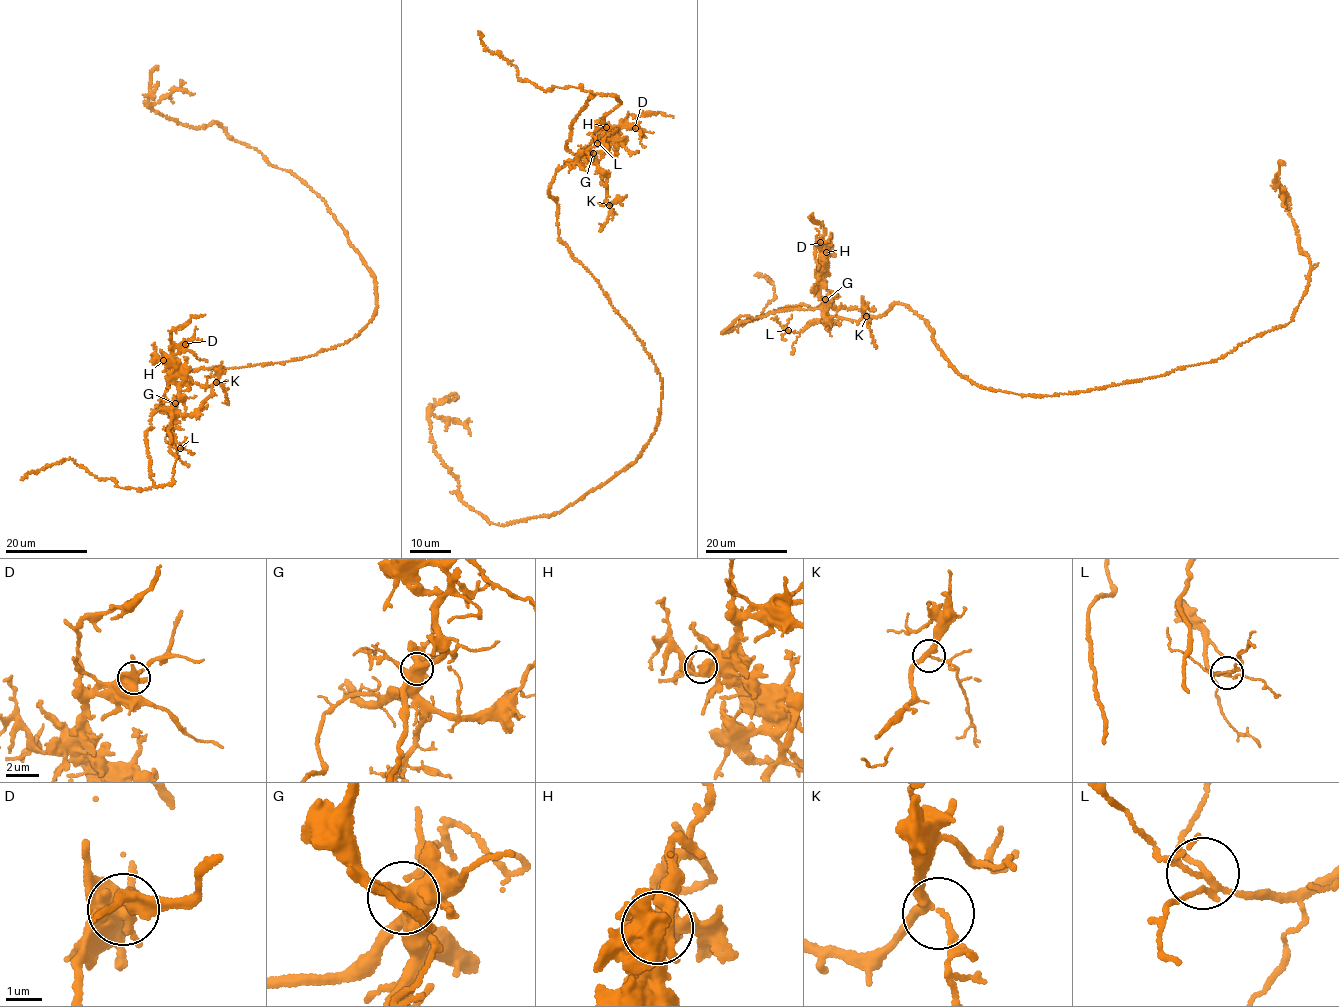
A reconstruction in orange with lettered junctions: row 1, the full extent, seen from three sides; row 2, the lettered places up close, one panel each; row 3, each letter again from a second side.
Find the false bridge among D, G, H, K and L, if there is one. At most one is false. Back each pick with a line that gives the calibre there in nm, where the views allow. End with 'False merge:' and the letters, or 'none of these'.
G: Thickness 550 nm
False merge: G

